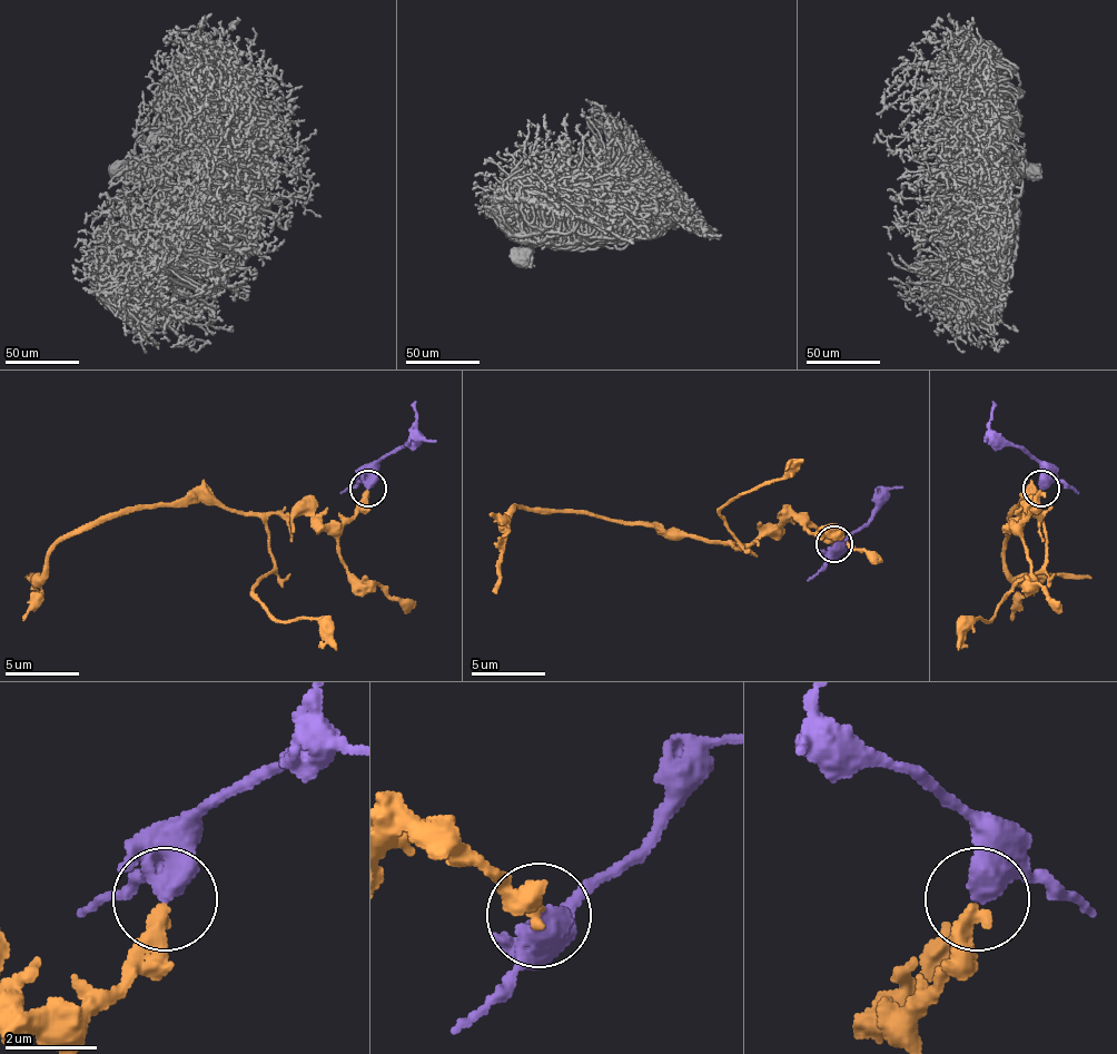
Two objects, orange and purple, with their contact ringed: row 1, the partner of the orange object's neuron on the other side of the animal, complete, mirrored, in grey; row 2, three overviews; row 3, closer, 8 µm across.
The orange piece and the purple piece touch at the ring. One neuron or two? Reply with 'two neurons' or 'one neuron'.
one neuron

